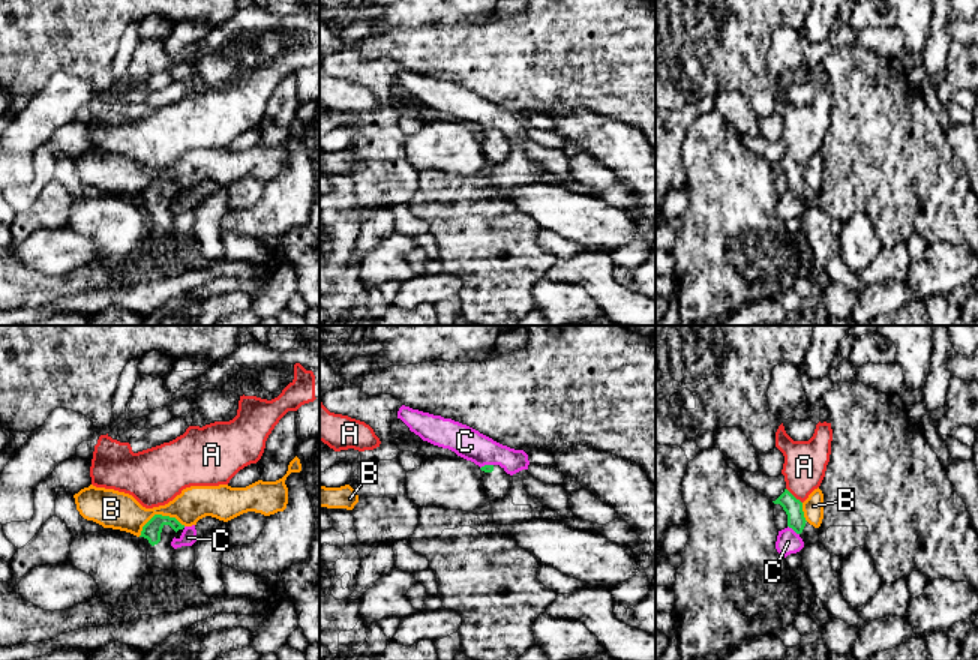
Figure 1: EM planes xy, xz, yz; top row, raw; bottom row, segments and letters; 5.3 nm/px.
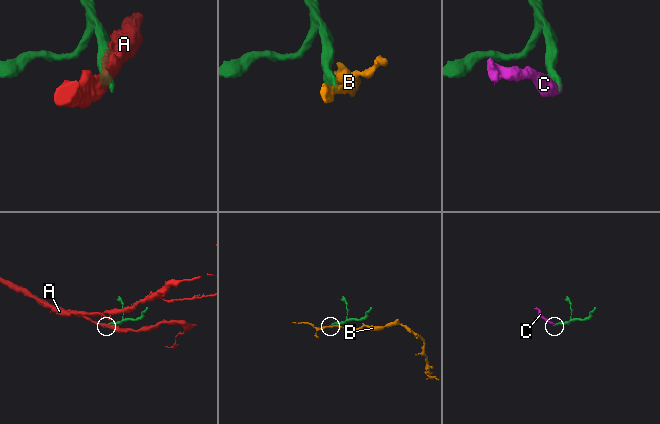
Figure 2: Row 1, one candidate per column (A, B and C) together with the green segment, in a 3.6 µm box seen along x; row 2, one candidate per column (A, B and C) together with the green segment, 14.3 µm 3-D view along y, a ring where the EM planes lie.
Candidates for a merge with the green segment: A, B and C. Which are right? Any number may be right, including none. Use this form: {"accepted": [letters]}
{"accepted": []}

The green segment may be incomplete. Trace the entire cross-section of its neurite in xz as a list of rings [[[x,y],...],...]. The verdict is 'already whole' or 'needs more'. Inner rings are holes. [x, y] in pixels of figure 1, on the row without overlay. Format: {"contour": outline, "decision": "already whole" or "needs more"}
{"contour": [[[484,129],[480,134],[482,152],[490,165],[508,159],[513,148],[513,140],[507,138],[500,129]]], "decision": "needs more"}

